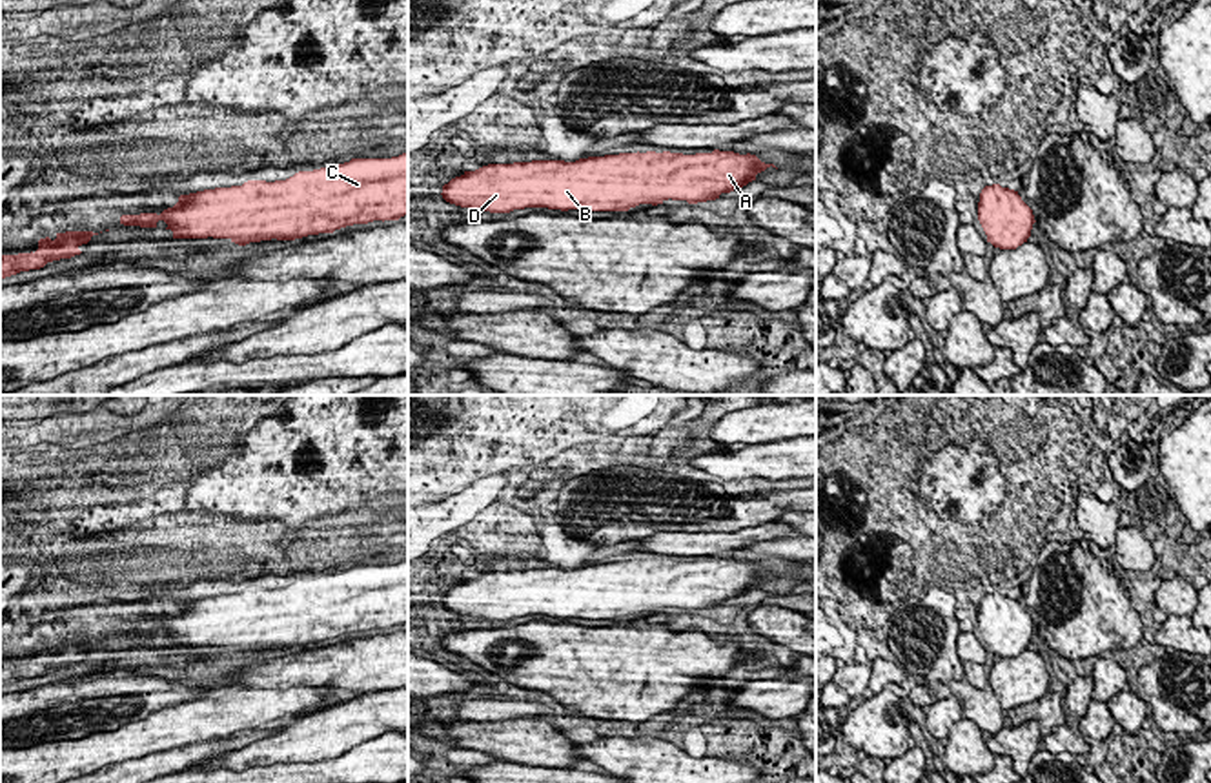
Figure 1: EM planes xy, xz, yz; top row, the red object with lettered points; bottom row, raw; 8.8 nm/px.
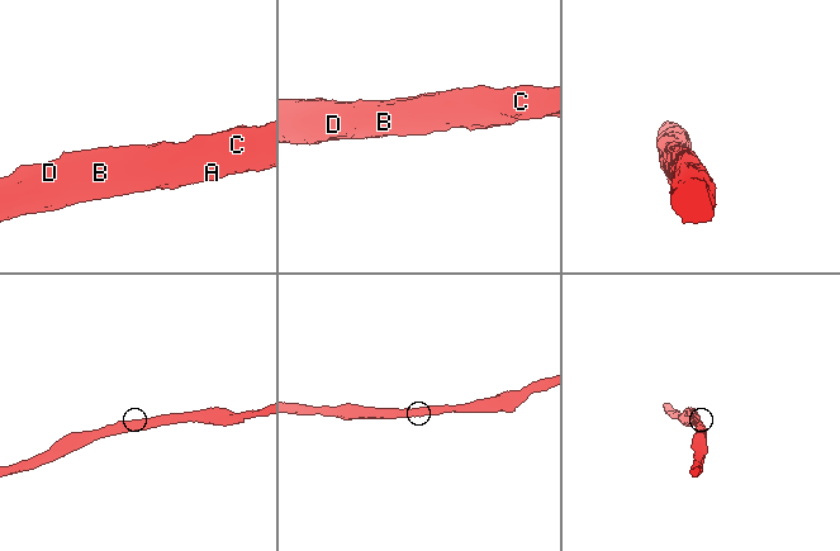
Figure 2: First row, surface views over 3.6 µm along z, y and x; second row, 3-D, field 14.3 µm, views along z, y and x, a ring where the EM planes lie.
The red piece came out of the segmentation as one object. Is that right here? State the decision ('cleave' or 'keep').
keep

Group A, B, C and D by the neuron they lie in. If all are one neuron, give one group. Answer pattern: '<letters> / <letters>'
A B C D

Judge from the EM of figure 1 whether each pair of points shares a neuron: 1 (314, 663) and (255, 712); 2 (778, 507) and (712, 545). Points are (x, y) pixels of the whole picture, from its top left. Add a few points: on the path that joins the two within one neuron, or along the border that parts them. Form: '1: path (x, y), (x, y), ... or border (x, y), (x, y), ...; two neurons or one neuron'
1: border (325, 685), (239, 689); two neurons
2: border (774, 519), (736, 530), (698, 532); two neurons

